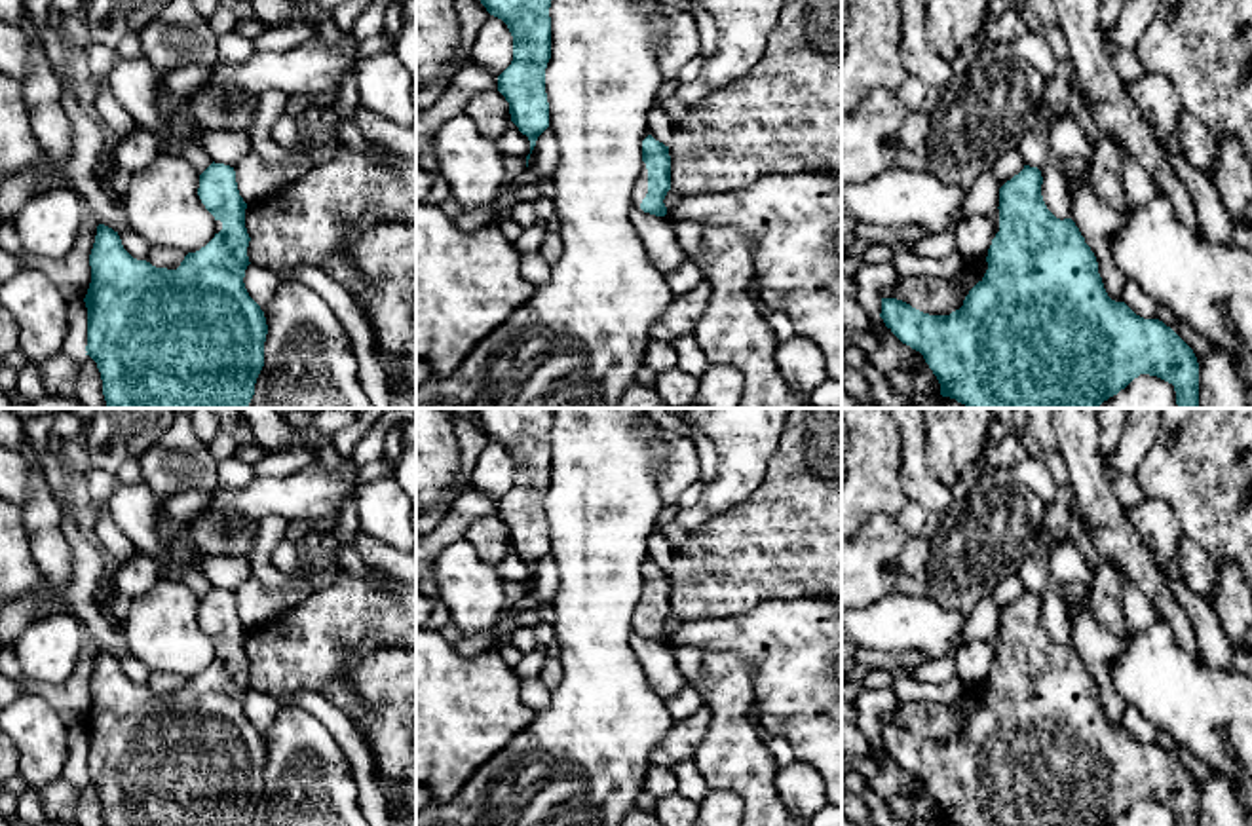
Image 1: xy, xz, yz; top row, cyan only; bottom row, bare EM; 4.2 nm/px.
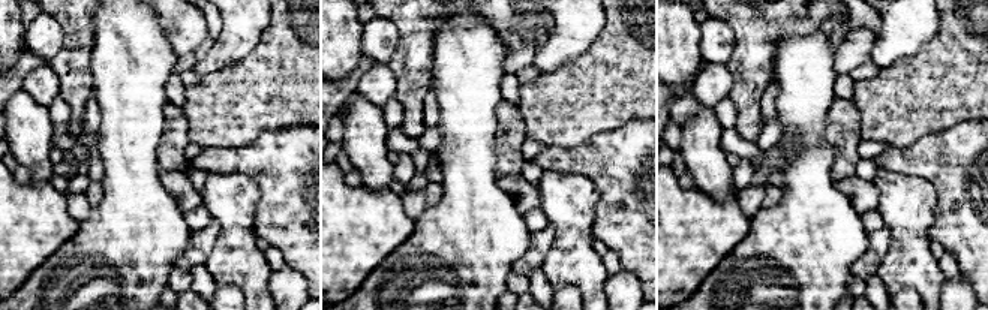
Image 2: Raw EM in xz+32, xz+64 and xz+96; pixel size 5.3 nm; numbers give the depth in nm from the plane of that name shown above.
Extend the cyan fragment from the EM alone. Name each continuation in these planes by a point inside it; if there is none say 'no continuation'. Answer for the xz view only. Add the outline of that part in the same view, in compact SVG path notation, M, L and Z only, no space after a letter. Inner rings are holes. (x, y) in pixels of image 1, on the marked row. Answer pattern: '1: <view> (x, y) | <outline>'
1: xz (641, 187) | M642 161L640 175L633 186L633 207L635 209L640 209L640 203L646 197L646 194L648 194L648 169L646 169L646 163Z

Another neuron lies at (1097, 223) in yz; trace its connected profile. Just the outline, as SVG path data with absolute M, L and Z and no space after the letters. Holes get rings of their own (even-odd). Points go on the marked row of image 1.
M1066 171L1064 175L1070 190L1070 218L1096 256L1098 273L1108 296L1115 302L1123 302L1121 292L1129 277L1113 262L1111 237L1123 228L1127 216L1100 201L1089 184L1073 182Z

